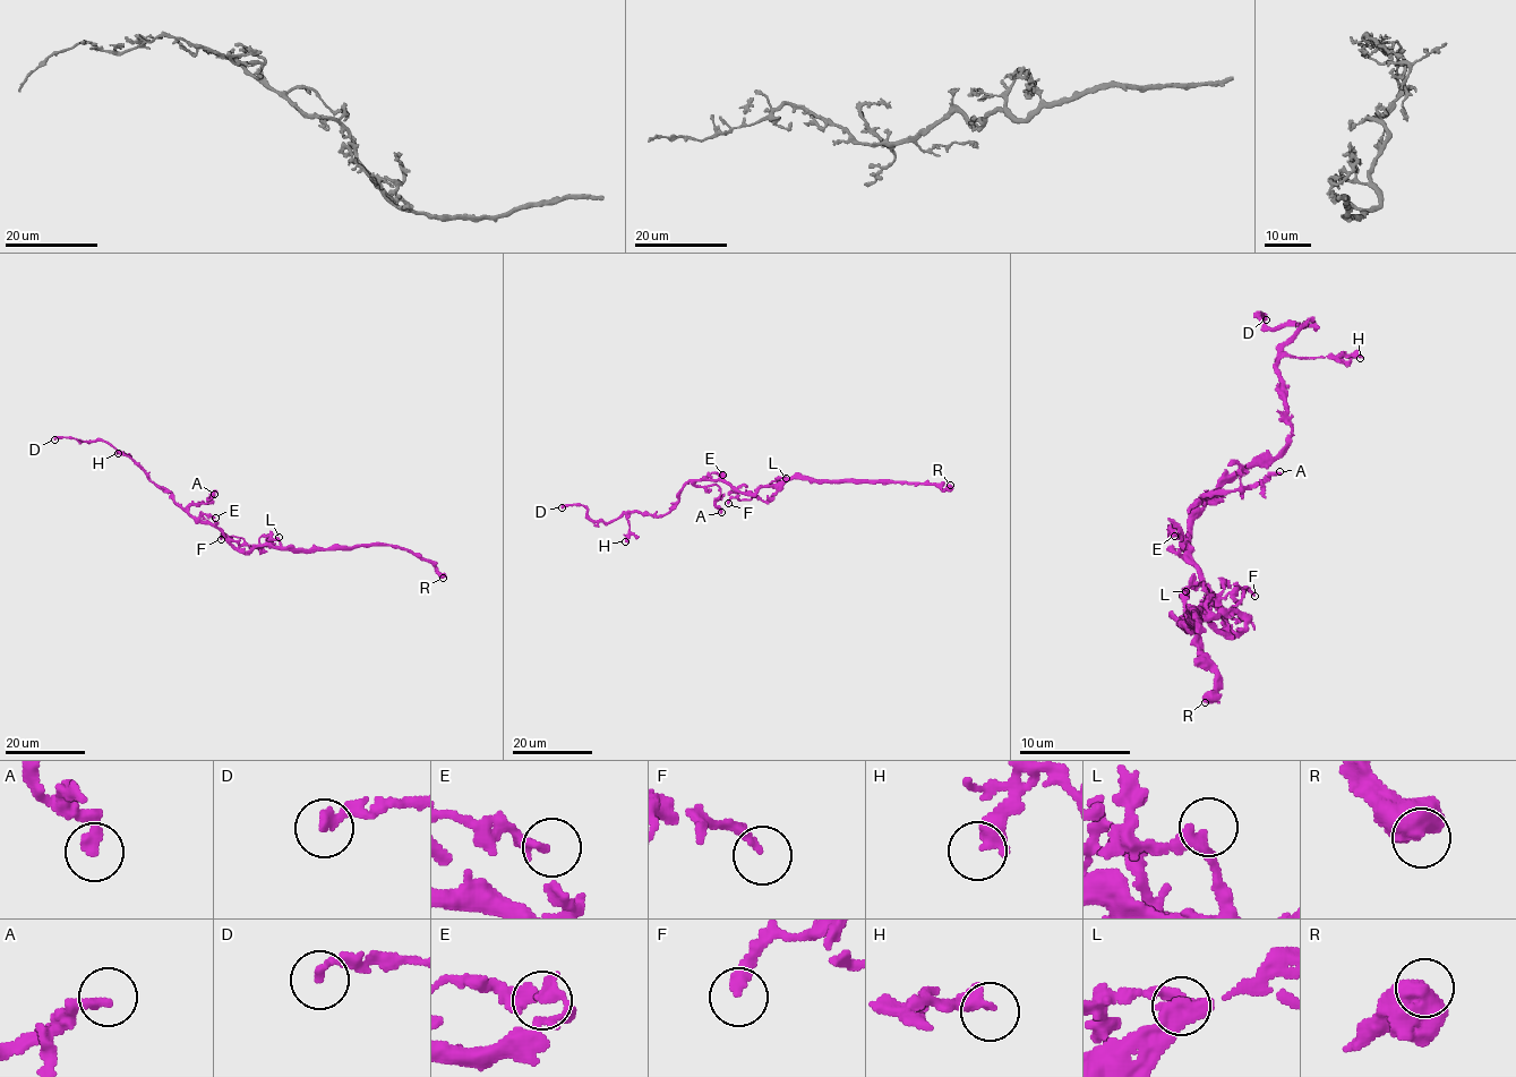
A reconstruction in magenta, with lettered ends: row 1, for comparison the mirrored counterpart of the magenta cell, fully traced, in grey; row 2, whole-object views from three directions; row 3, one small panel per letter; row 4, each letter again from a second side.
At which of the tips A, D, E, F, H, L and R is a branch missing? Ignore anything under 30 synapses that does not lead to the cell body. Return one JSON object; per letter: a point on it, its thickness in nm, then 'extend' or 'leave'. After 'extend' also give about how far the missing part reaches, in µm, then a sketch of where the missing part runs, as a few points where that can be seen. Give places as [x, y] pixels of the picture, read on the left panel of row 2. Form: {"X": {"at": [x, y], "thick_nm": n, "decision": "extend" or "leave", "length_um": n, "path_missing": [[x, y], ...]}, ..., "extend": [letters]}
{"A": {"at": [214, 494], "thick_nm": 320, "decision": "leave"}, "D": {"at": [54, 439], "thick_nm": 240, "decision": "leave"}, "E": {"at": [215, 518], "thick_nm": 200, "decision": "leave"}, "F": {"at": [221, 539], "thick_nm": 240, "decision": "leave"}, "H": {"at": [118, 453], "thick_nm": 440, "decision": "leave"}, "L": {"at": [279, 537], "thick_nm": 280, "decision": "leave"}, "R": {"at": [443, 578], "thick_nm": 700, "decision": "leave"}, "extend": []}

